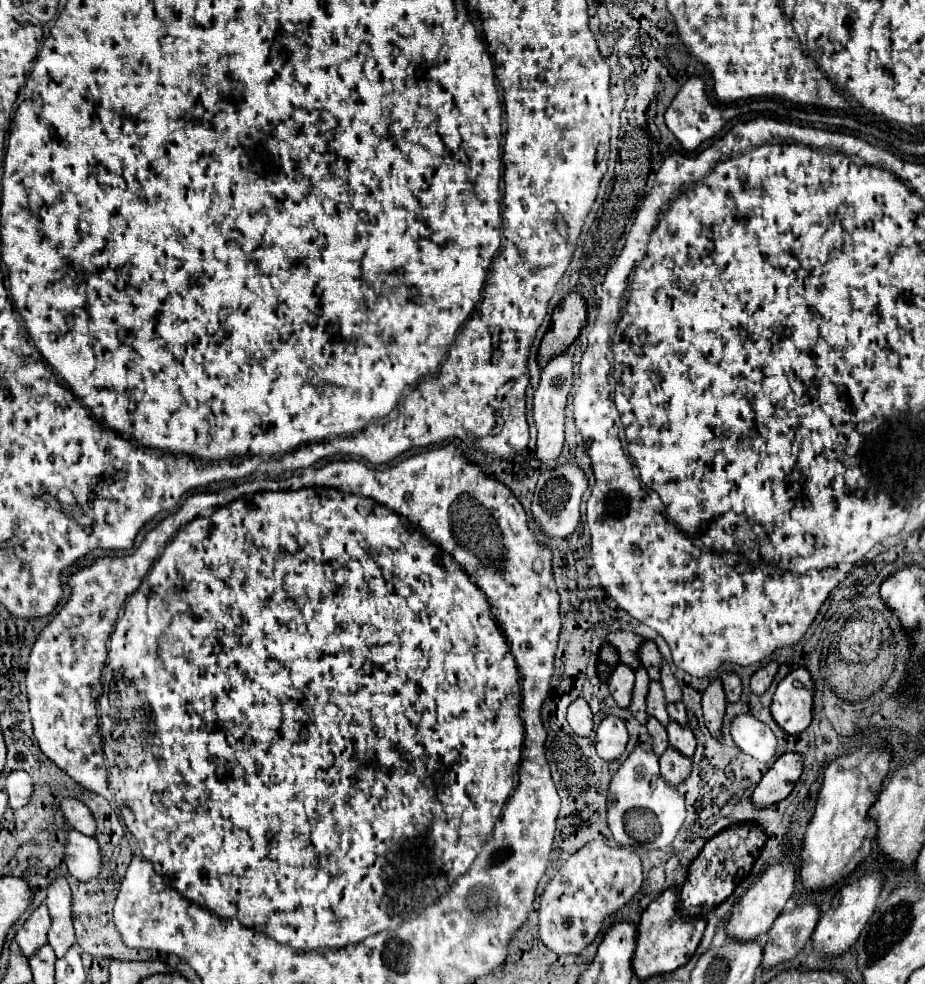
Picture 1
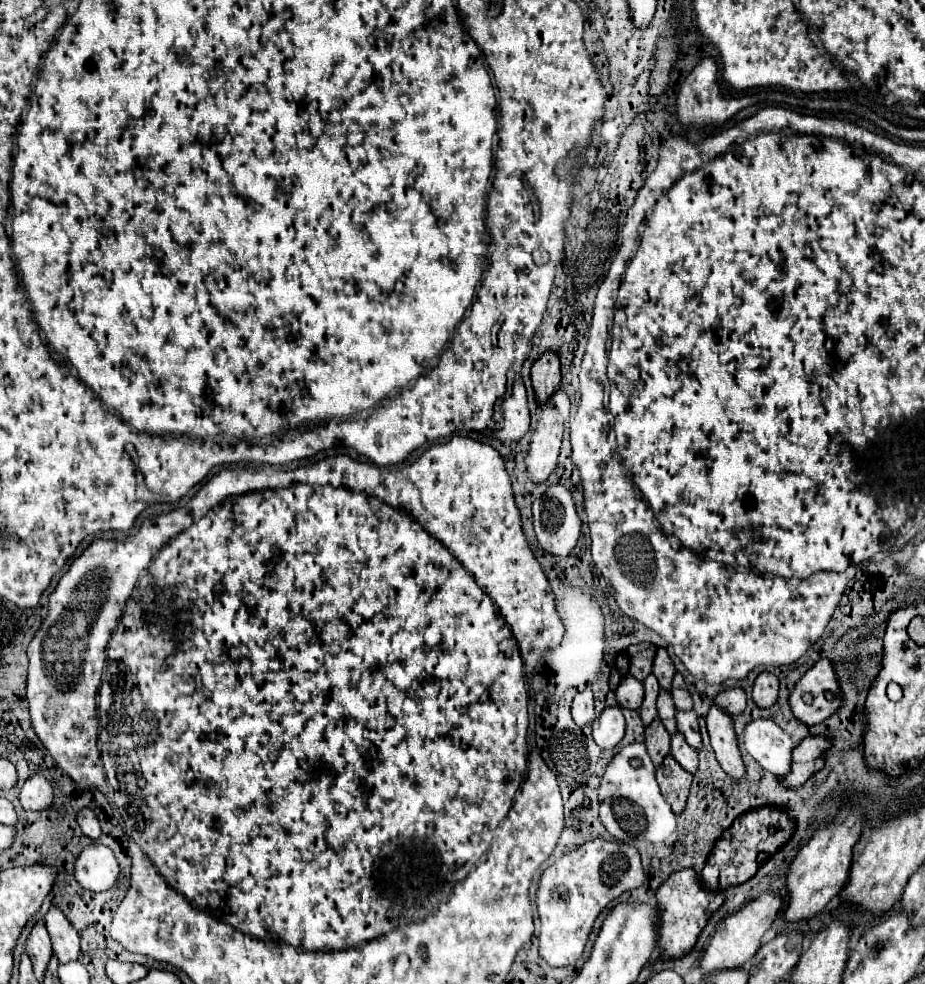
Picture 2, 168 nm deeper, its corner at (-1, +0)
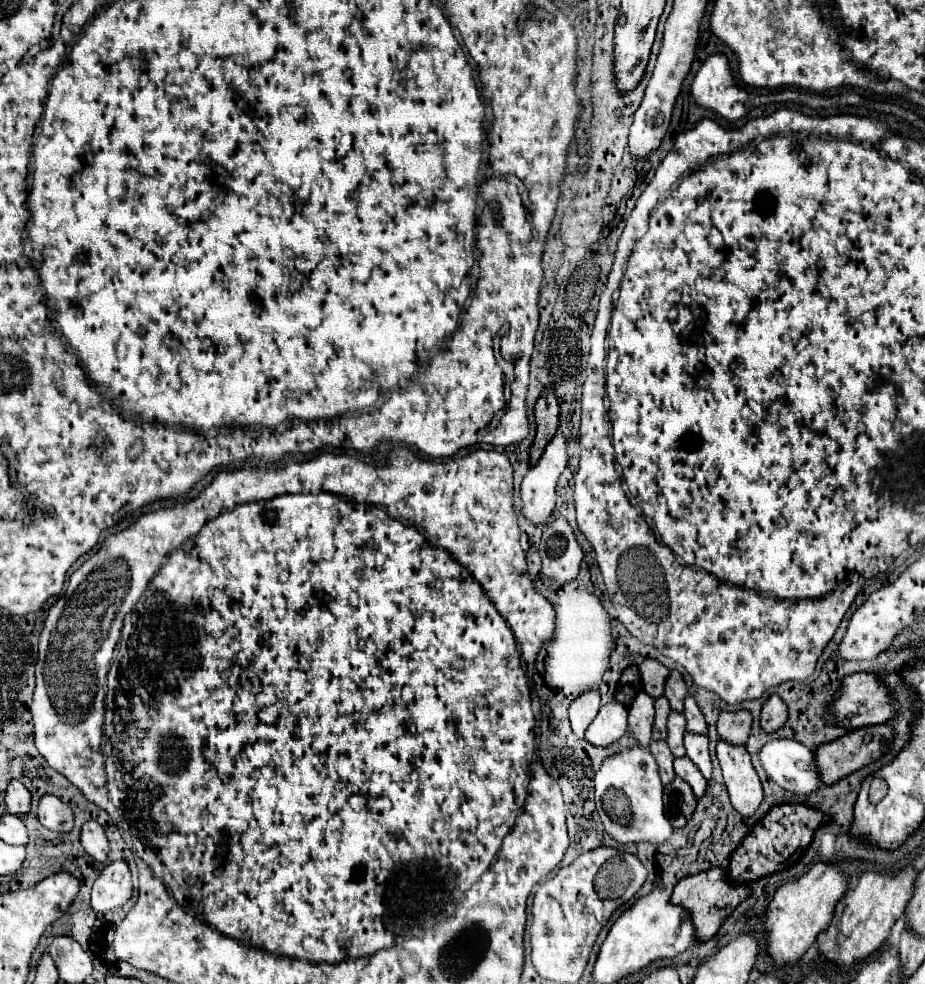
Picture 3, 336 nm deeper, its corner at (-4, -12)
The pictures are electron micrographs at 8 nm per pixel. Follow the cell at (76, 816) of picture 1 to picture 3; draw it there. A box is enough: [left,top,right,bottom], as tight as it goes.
[80,821,108,861]

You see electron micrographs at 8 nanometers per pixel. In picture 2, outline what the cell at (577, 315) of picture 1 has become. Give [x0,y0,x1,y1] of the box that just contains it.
[531,353,561,403]

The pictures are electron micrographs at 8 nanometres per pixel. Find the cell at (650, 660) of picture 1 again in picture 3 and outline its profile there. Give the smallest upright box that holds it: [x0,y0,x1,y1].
[664,671,686,711]

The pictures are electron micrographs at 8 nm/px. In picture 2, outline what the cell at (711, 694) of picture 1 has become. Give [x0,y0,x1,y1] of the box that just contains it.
[707,707,745,781]

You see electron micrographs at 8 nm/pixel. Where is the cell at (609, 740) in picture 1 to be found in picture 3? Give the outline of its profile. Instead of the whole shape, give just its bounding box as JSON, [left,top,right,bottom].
[586,701,628,747]

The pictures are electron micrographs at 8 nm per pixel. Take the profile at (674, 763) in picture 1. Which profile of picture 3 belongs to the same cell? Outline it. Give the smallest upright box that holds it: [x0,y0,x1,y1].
[664,777,696,827]

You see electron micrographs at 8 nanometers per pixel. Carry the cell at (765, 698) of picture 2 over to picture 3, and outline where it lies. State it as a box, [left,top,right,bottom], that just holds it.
[760,695,788,733]

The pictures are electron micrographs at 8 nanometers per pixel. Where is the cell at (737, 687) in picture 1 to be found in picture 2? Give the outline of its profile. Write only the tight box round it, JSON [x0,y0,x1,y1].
[715,689,745,715]

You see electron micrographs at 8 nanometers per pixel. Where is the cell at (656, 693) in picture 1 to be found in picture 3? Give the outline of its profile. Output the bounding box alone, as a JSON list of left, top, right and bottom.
[668,711,686,757]

